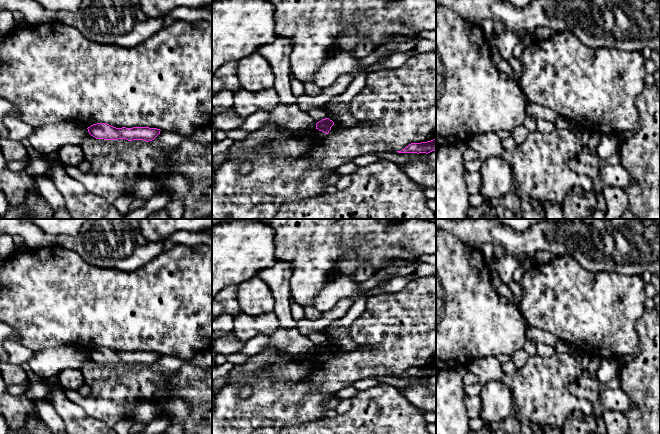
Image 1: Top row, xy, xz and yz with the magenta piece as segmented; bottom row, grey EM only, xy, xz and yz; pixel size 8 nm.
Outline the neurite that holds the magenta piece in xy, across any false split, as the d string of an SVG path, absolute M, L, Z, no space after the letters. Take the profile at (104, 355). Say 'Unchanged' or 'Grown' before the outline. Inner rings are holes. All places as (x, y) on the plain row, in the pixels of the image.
Unchanged. M107 347L93 348L87 352L91 360L96 363L128 365L143 364L146 366L154 364L159 358L160 353L149 351L116 352Z

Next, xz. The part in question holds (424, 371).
Unchanged. M436 363L421 367L411 367L398 377L430 377L436 374Z

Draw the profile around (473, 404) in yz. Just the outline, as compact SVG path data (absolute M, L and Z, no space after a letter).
M466 396L464 403L470 419L479 417L482 408L482 400L479 396Z

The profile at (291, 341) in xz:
M279 327L272 334L258 335L249 339L239 352L248 356L255 356L268 345L272 345L278 351L301 356L315 353L317 347L307 336L302 335L297 328L284 329Z

